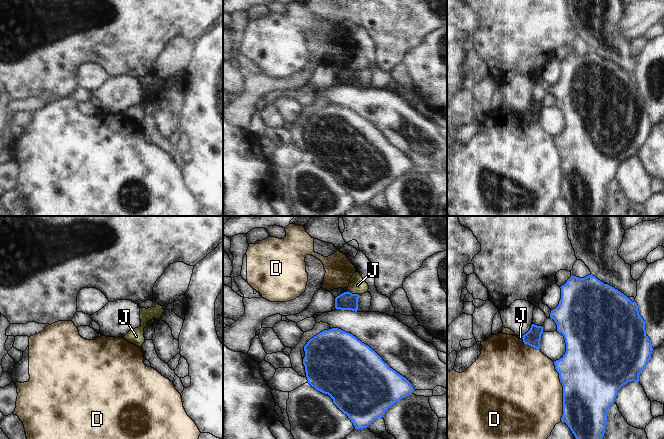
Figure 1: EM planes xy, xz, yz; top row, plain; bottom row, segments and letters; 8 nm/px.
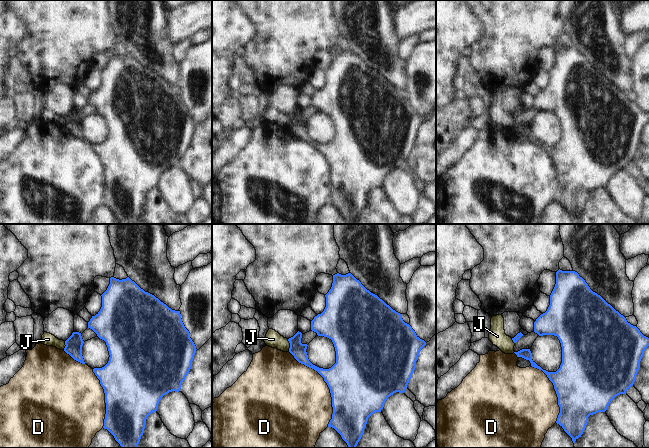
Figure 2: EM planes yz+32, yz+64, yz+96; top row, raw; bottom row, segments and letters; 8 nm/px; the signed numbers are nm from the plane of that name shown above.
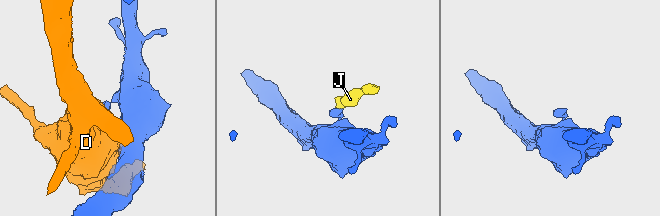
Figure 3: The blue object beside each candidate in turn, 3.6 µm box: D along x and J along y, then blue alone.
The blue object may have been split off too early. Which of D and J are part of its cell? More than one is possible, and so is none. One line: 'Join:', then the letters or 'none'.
Join: none.

